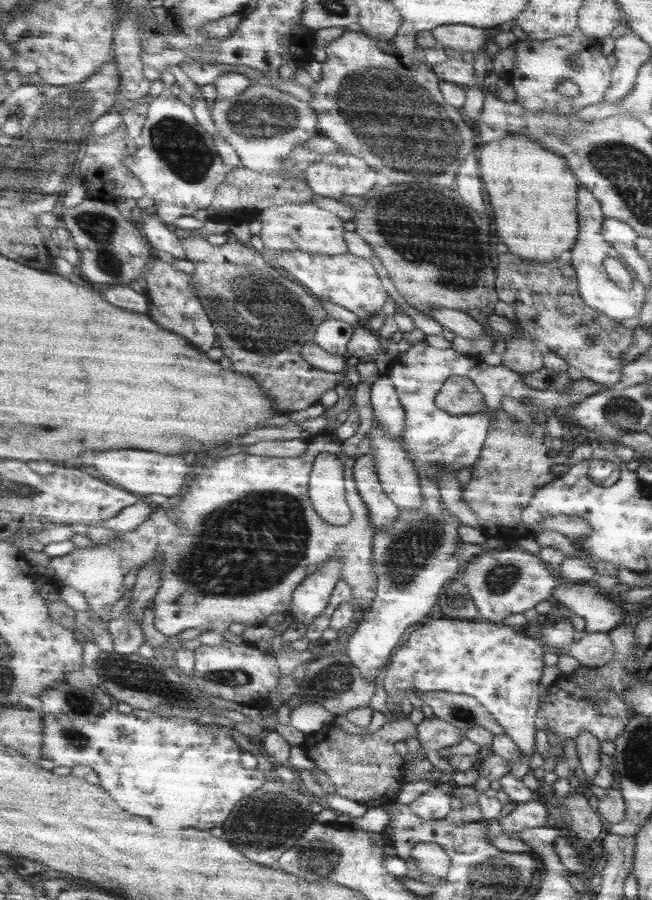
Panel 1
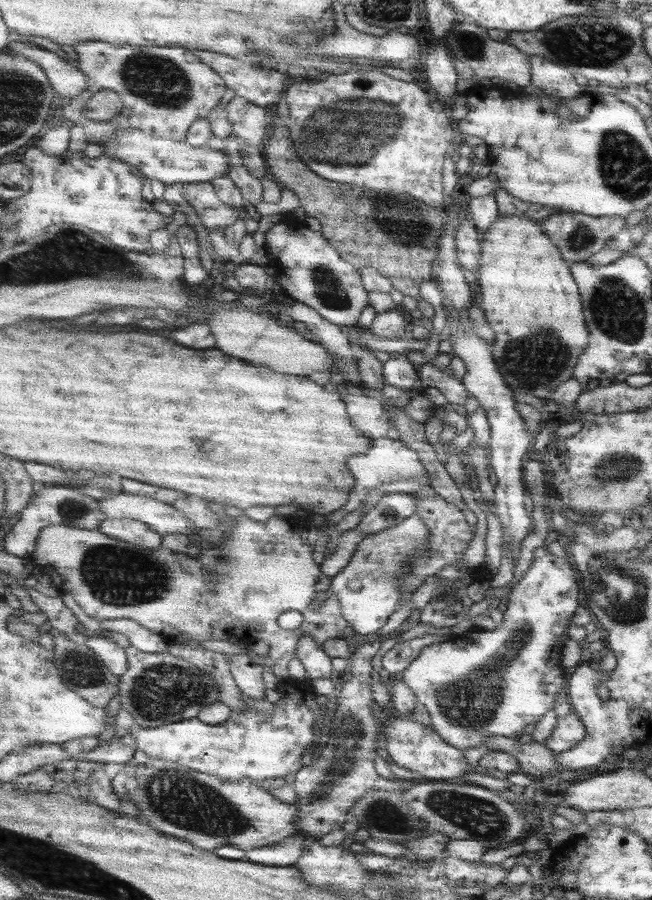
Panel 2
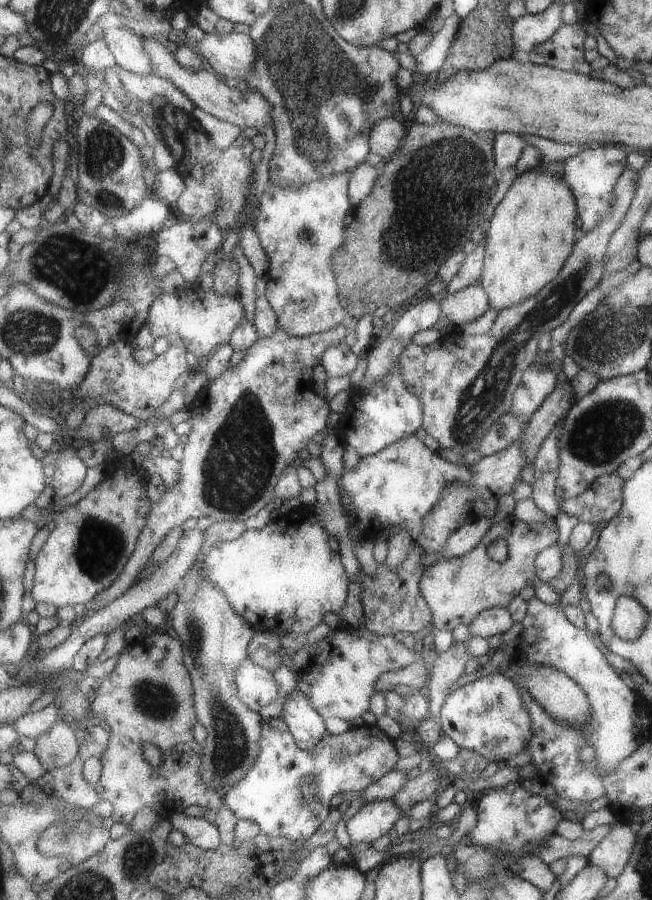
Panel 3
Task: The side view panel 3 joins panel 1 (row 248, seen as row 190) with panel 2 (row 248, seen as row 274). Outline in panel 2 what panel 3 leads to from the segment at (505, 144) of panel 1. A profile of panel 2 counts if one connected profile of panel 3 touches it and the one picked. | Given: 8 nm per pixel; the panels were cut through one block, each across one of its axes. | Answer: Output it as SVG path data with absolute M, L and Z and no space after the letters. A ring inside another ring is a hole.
M501 216L489 232L483 234L481 266L475 274L479 284L477 306L485 310L495 332L493 356L515 394L533 394L551 404L555 390L575 378L577 364L589 348L589 324L581 298L581 288L573 278L569 262L563 260L559 248L539 222L525 216Z

